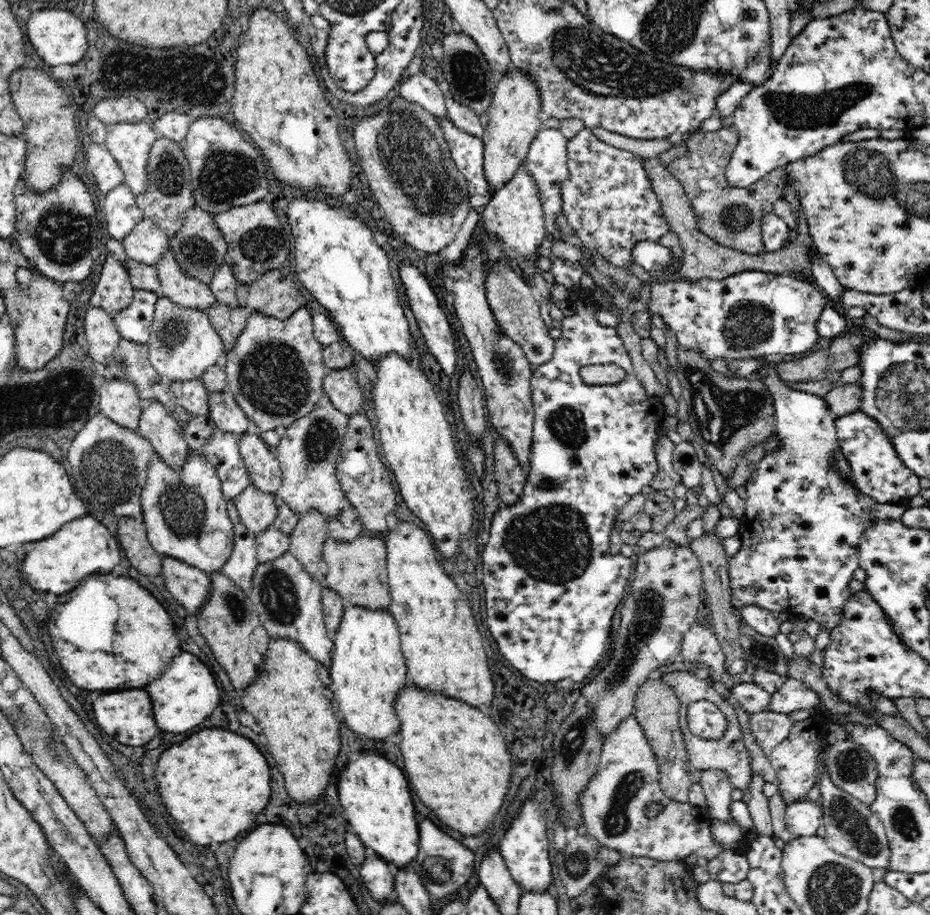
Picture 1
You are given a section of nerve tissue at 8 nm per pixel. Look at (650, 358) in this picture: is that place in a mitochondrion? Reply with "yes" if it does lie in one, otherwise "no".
no

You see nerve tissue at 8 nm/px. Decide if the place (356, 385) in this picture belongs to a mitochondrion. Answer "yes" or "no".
no

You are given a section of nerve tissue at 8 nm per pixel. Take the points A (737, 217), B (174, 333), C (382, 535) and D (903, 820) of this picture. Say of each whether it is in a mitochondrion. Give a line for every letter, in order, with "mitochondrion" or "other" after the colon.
A: mitochondrion
B: mitochondrion
C: other
D: mitochondrion

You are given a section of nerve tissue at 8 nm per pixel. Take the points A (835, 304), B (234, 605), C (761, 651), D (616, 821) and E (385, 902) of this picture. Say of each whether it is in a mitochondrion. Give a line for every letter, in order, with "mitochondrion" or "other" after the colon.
A: other
B: mitochondrion
C: mitochondrion
D: mitochondrion
E: other

